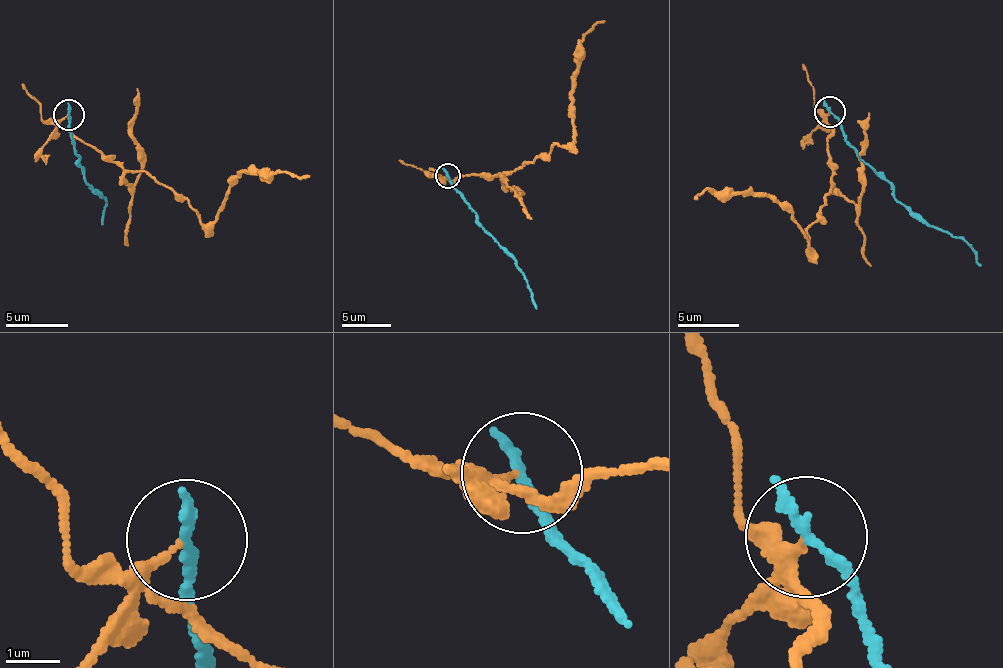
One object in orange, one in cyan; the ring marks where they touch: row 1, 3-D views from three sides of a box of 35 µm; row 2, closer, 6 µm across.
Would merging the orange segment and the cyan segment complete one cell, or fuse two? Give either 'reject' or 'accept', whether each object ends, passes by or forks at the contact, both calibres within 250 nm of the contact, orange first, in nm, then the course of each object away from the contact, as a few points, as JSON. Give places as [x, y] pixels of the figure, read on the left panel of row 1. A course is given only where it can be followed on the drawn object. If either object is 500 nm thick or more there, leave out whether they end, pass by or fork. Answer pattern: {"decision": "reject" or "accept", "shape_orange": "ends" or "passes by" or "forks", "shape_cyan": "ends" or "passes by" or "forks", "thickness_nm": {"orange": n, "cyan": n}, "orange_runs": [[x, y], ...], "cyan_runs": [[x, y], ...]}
{"decision": "reject", "shape_orange": "ends", "shape_cyan": "passes by", "thickness_nm": {"orange": 150, "cyan": 180}, "orange_runs": [[68, 114], [59, 123], [126, 171], [151, 173], [209, 224], [244, 172], [264, 178], [280, 171], [309, 174]], "cyan_runs": [[68, 114], [70, 140], [83, 171], [82, 179], [106, 201], [100, 223]]}

